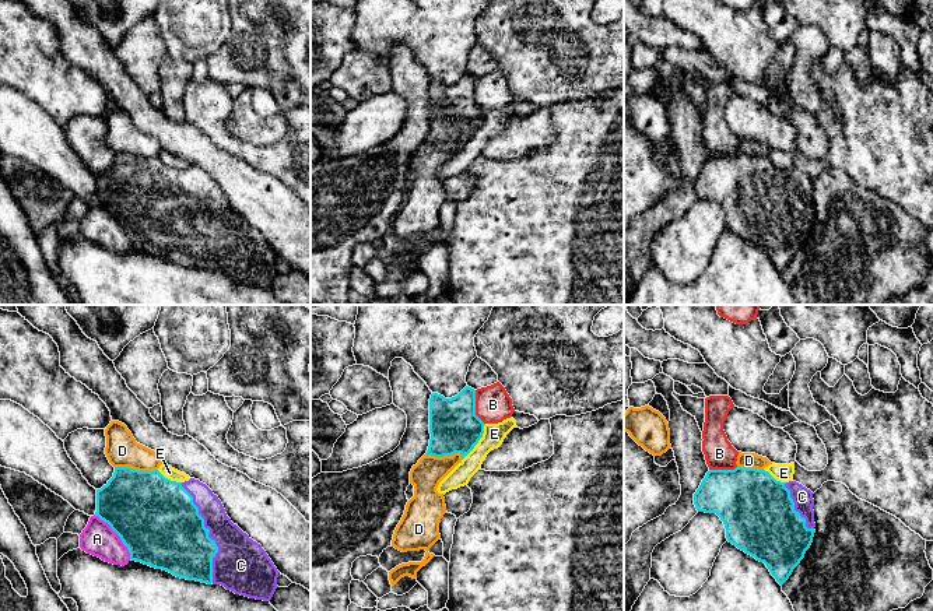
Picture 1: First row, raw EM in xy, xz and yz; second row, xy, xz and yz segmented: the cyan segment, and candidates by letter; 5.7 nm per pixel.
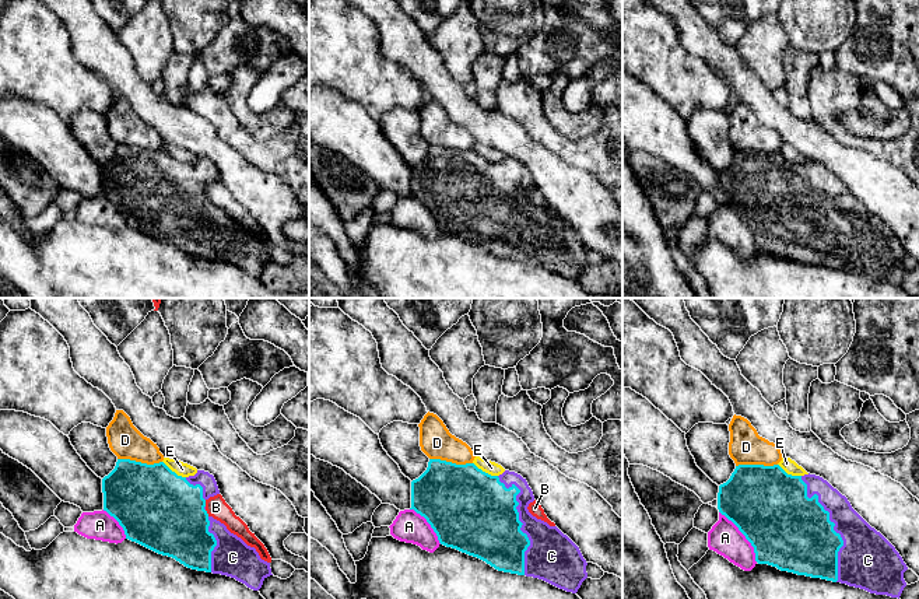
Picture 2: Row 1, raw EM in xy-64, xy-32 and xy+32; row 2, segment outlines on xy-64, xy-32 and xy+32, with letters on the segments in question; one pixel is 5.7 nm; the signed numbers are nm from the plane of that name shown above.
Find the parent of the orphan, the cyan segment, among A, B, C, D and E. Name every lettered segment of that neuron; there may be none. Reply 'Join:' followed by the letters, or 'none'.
Join: C

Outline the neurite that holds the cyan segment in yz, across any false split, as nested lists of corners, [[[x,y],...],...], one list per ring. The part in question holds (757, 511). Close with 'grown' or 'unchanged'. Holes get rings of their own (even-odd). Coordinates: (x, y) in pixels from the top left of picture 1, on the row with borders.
[[[744,467],[709,470],[694,494],[694,505],[698,512],[716,513],[725,524],[727,541],[757,561],[764,562],[781,586],[804,558],[816,533],[813,492],[796,481],[776,481],[765,470]]]; grown

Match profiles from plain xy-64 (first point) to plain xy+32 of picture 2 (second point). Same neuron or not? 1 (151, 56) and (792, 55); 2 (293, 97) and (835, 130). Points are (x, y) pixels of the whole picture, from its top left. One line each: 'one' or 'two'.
1: two
2: two

